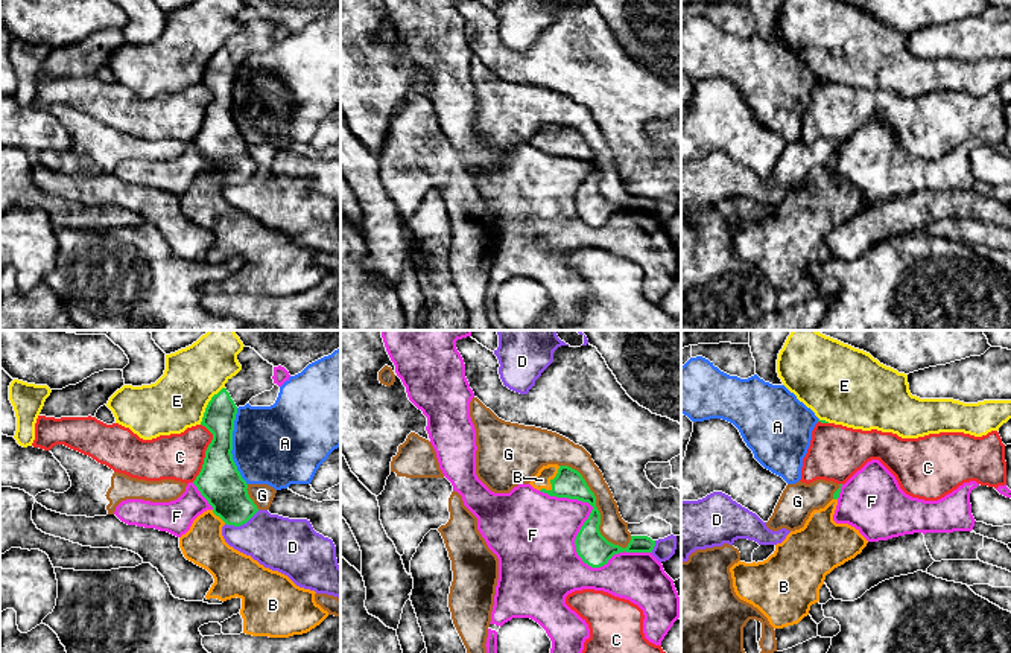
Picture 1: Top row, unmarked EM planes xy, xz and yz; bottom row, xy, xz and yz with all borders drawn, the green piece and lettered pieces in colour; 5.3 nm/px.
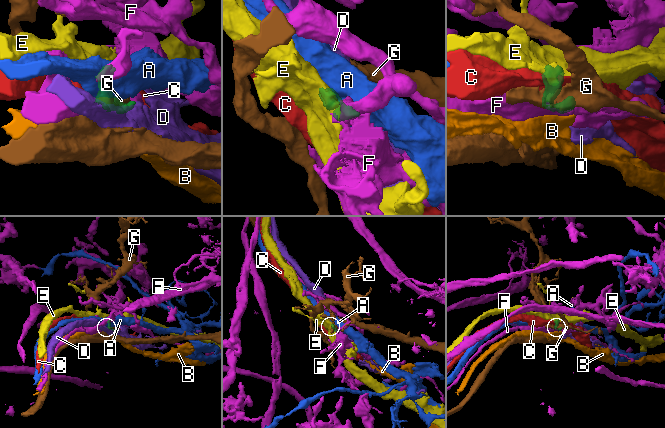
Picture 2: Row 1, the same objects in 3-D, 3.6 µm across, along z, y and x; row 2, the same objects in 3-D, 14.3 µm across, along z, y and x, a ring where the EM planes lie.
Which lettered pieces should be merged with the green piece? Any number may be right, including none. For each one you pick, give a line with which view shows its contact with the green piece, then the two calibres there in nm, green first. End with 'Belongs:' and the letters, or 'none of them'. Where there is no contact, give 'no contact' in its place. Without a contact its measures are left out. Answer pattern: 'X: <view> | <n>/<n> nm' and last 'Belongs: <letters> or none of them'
B: xz | 160/90 nm
Belongs: B

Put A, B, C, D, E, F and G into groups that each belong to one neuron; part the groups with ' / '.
A / B / C / D / E / F / G

